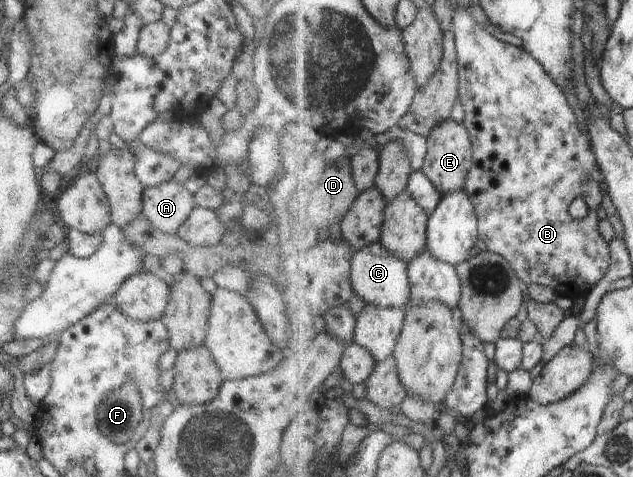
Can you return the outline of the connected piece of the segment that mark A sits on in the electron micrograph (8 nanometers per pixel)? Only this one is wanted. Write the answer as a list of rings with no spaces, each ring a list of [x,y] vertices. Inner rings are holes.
[[[173,180],[158,187],[145,188],[141,217],[165,234],[177,234],[196,208],[195,197],[185,186]]]

